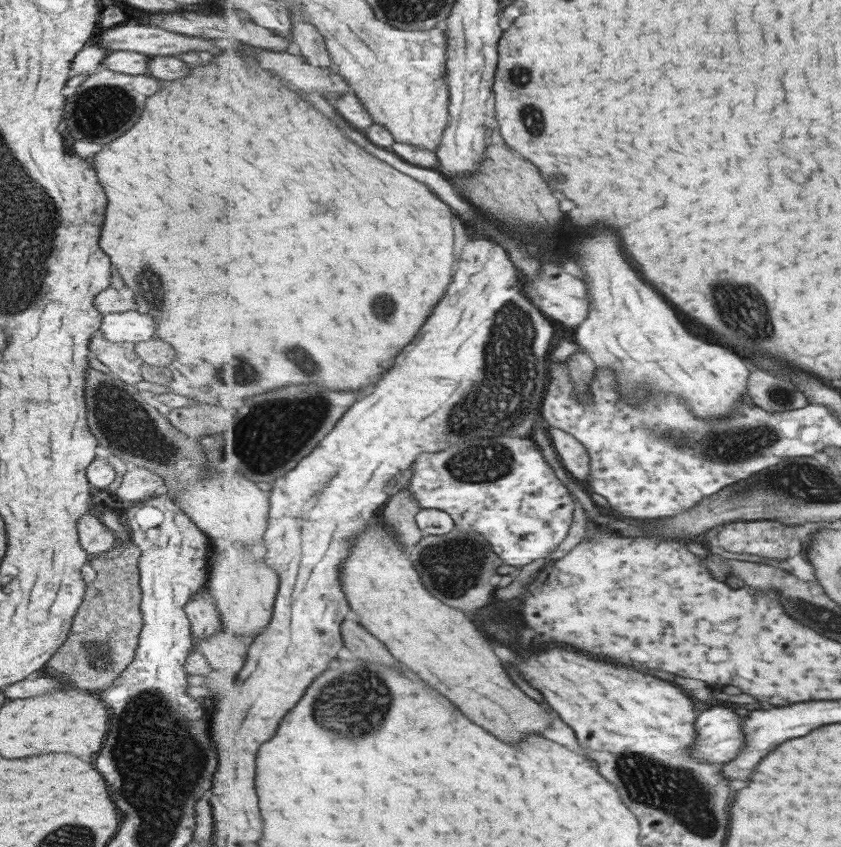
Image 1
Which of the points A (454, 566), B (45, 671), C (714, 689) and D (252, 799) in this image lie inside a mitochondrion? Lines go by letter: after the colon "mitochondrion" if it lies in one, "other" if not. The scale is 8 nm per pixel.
A: mitochondrion
B: other
C: other
D: other

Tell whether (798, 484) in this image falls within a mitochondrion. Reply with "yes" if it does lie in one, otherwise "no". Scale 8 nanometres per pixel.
yes

